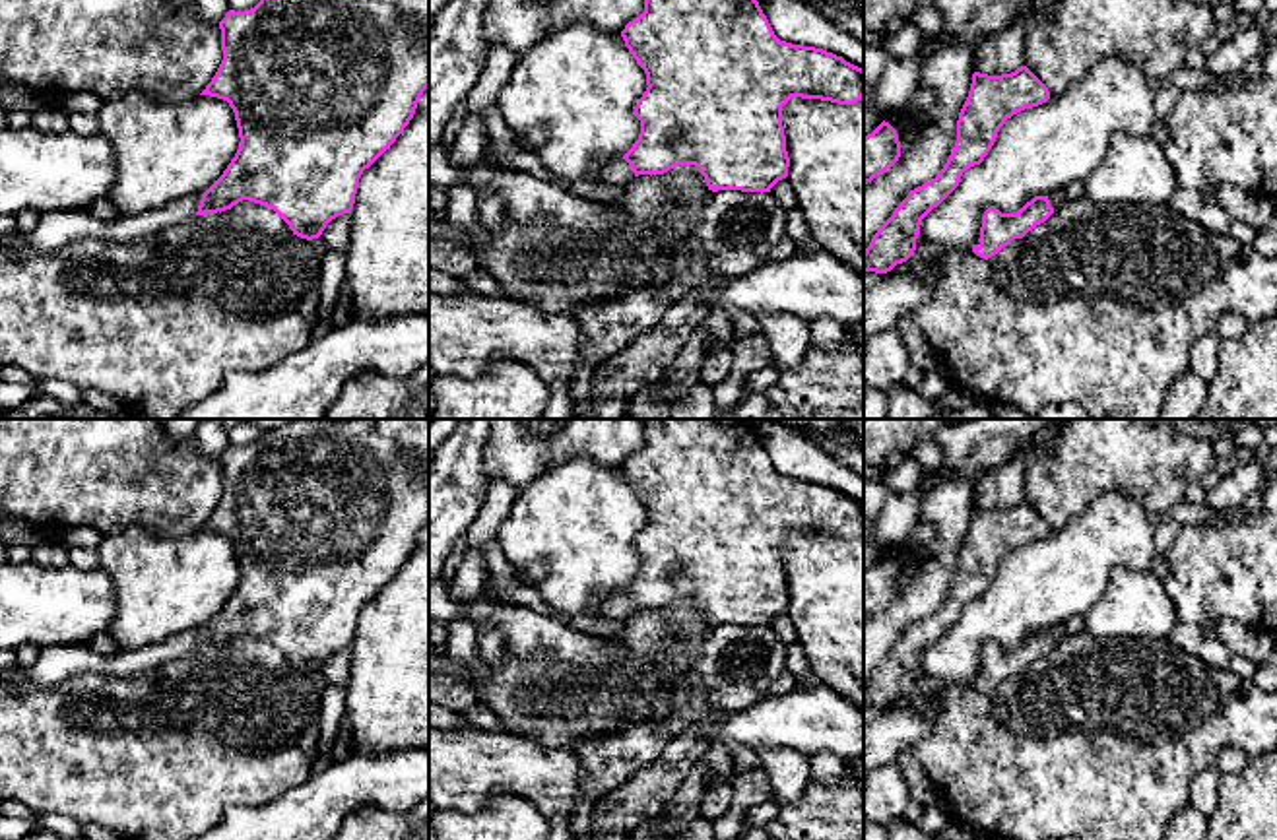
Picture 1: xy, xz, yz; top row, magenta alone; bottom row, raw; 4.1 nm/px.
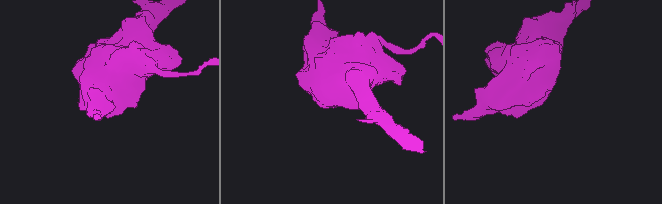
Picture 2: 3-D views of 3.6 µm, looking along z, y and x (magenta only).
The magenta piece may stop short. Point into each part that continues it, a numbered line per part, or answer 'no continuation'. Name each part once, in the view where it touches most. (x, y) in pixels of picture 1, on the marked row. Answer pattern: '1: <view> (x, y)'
1: xy (55, 229)

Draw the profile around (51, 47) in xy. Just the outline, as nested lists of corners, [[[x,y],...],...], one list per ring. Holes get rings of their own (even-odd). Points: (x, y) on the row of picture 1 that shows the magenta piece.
[[[0,0],[0,80],[33,91],[39,99],[56,99],[70,91],[93,91],[103,101],[115,101],[136,89],[155,101],[182,103],[198,97],[223,60],[219,25],[204,23],[194,2],[175,8],[167,0]]]

